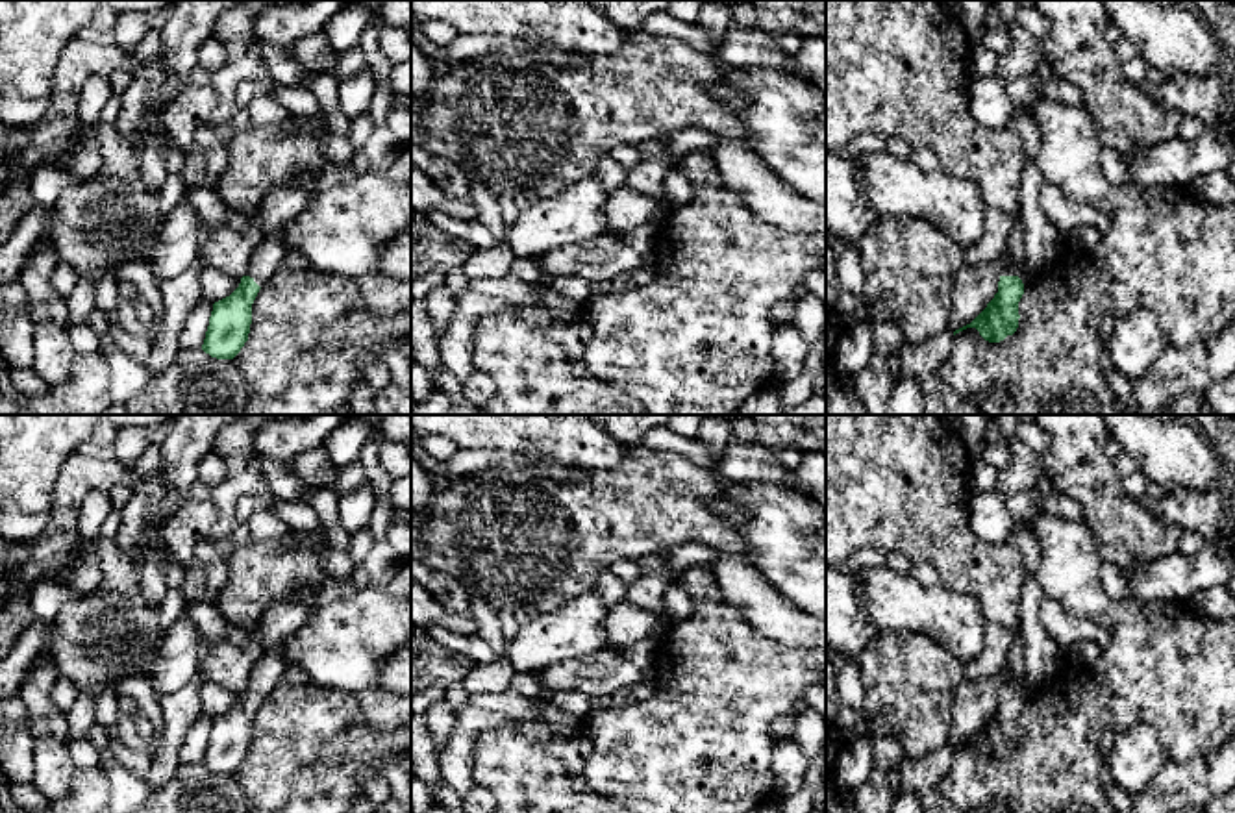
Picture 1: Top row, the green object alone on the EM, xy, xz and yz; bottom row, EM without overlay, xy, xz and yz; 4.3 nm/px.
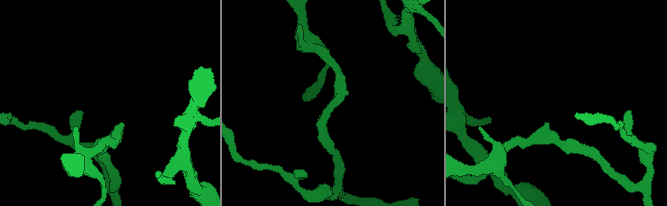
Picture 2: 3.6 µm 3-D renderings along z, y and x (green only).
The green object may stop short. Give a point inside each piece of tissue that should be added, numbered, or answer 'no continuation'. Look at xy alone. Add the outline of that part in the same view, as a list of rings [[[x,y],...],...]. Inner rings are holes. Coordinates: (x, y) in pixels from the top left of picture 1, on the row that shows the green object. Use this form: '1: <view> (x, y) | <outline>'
1: xy (263, 262) | [[[278,228],[265,235],[252,252],[244,276],[250,276],[259,287],[263,287],[274,276],[287,252],[289,248],[285,246],[281,230]]]

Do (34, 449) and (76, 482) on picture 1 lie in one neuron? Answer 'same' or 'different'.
different

